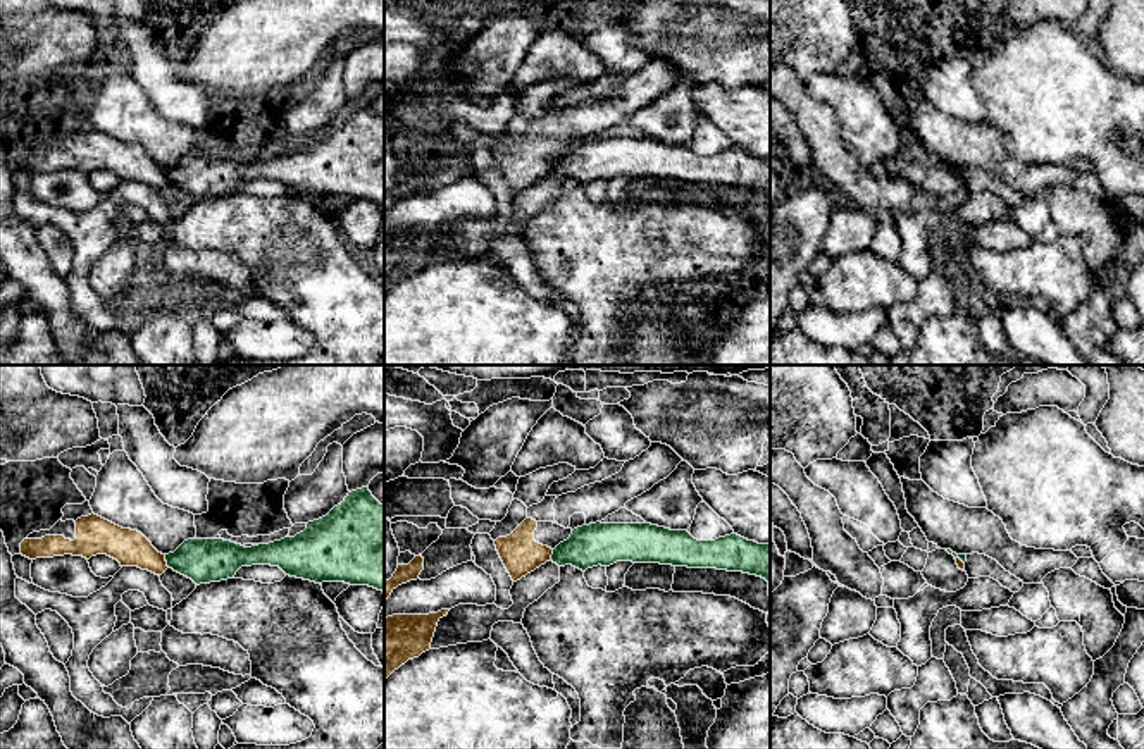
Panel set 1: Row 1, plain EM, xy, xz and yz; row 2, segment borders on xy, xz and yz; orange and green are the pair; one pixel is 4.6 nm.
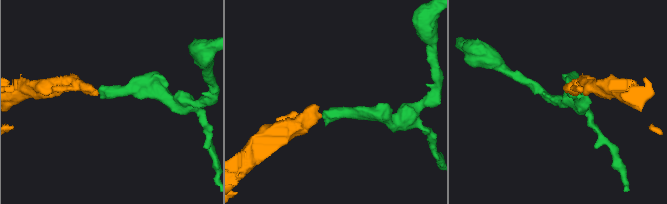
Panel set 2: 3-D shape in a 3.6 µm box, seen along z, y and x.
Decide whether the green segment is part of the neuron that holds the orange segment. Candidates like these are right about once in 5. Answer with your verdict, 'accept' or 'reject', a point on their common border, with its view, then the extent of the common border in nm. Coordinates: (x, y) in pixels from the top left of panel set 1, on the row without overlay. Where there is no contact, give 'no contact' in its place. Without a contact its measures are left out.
reject; contact xy (166, 176); length 70 nm

